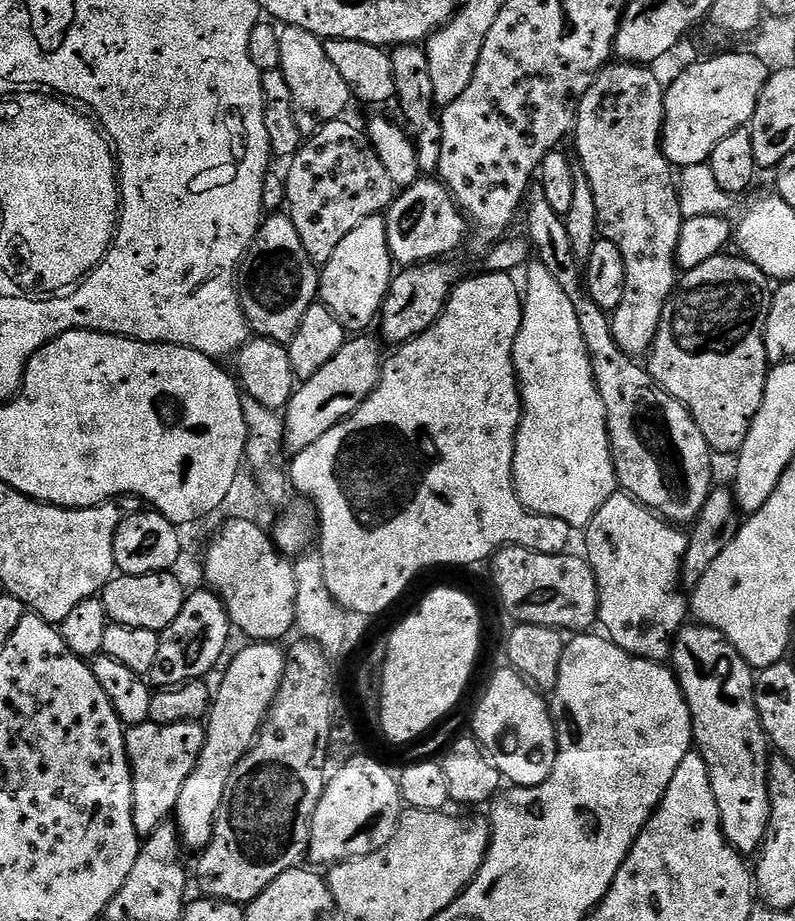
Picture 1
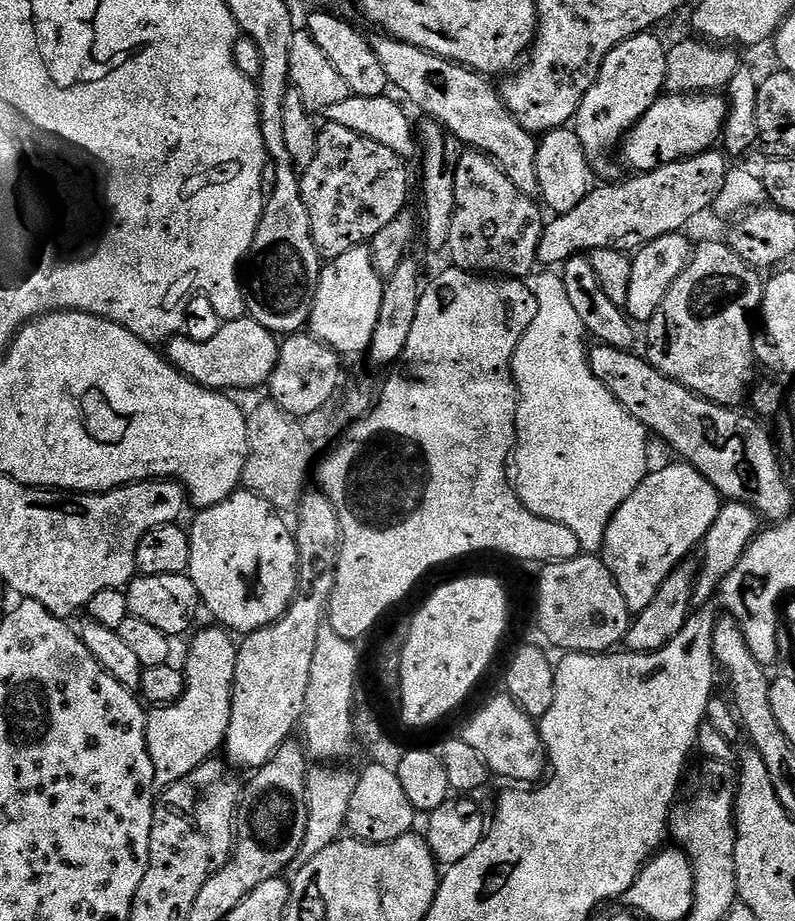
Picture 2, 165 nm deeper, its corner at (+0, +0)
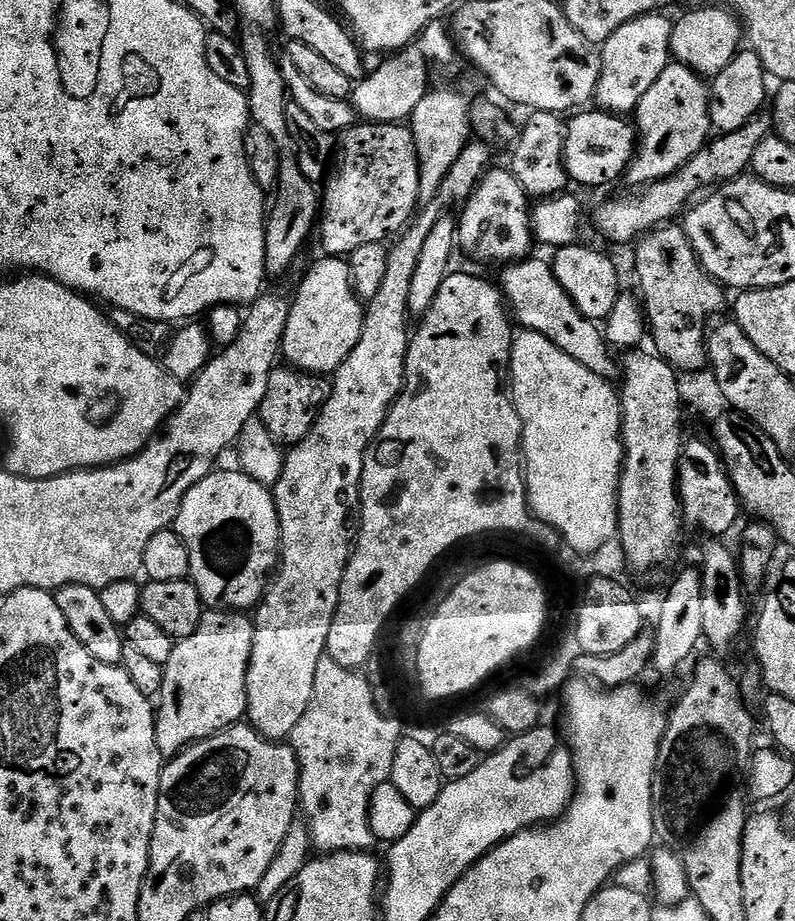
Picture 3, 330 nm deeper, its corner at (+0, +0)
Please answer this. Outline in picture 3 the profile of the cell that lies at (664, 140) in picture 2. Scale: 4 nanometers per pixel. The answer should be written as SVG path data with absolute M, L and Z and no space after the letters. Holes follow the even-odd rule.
M580 110L567 121L564 130L564 165L569 181L584 188L604 188L628 171L636 155L637 135L633 125L623 115L603 110Z

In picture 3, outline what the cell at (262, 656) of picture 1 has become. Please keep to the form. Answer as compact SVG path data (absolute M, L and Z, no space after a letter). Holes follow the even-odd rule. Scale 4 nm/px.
M483 142L469 143L468 147L462 150L462 154L458 158L458 162L454 162L454 166L450 166L450 172L446 174L446 178L442 182L442 186L436 194L435 200L427 201L417 211L414 219L409 223L408 227L403 232L395 237L394 243L388 248L388 261L386 262L386 274L382 277L382 284L378 286L378 292L374 294L374 298L370 298L366 302L364 309L364 321L362 322L362 338L358 338L358 346L354 346L354 350L350 350L350 354L346 358L346 362L342 362L342 366L331 377L330 391L328 399L325 400L320 416L314 422L314 426L310 430L310 434L306 434L306 438L302 442L291 445L287 449L284 457L284 469L282 470L282 478L278 478L278 482L274 486L274 499L276 501L276 509L278 510L278 522L280 523L280 554L278 557L278 567L271 577L270 583L265 591L264 599L260 601L254 612L254 646L250 654L250 662L248 663L248 673L246 674L246 702L248 703L248 711L246 713L247 723L251 724L252 728L260 736L265 736L267 740L284 742L289 739L294 730L294 726L298 726L302 714L306 714L306 710L310 706L310 698L314 694L314 670L318 670L318 662L326 654L328 647L328 639L330 638L330 626L334 622L334 614L338 606L338 598L340 597L340 583L344 577L344 571L348 565L348 560L352 556L354 547L354 521L357 519L360 510L360 479L362 478L362 466L364 465L364 455L371 444L372 439L380 433L380 427L384 424L384 420L388 416L388 411L392 409L392 403L395 402L400 391L404 389L404 359L408 353L408 341L410 339L410 324L408 328L408 320L410 321L410 313L408 311L408 295L410 294L410 282L414 279L414 270L418 267L418 258L422 255L422 246L426 242L426 238L430 235L430 230L434 230L434 222L438 222L438 218L442 218L445 214L457 206L463 205L464 201L470 198L470 194L476 189L476 184L484 177L484 173L489 171L492 160L489 145Z

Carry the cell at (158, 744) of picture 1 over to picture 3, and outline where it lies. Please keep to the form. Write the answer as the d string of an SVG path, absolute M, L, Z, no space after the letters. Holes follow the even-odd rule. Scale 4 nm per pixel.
M205 611L198 630L190 634L190 638L176 641L170 662L162 665L164 681L154 708L156 741L161 756L177 756L199 740L245 719L248 711L246 674L254 646L254 624L246 617L244 612Z

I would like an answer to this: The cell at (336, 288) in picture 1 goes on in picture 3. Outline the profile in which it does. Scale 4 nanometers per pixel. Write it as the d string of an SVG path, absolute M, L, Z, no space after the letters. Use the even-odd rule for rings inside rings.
M323 258L304 276L296 301L291 301L282 341L282 356L291 367L313 374L335 374L346 362L350 350L362 338L365 305L352 289L348 261L344 258Z

